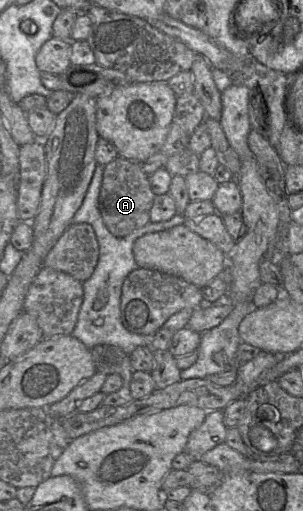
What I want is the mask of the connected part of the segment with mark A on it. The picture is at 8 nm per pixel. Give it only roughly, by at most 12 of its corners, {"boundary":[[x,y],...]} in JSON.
{"boundary":[[138,163],[104,166],[98,208],[125,237],[150,221],[156,195]]}

